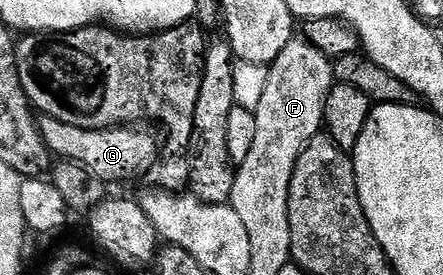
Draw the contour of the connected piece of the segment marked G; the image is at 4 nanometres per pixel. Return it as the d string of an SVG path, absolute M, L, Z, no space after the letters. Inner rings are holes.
M40 115L37 120L39 137L59 160L72 160L82 168L88 168L98 180L127 180L151 167L161 144L147 126L120 126L118 128L78 128L69 126L52 116Z

